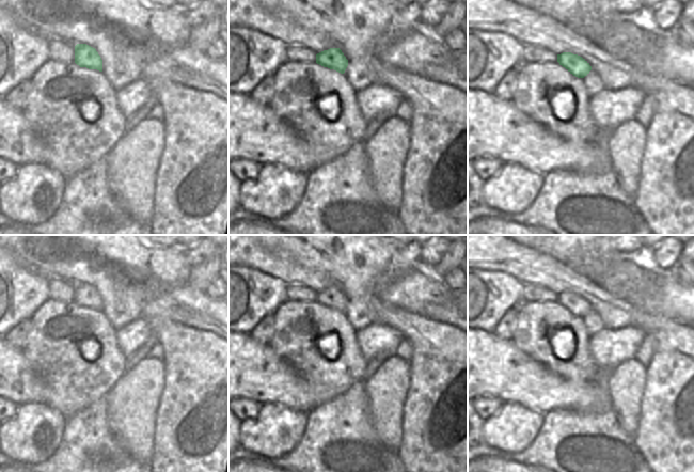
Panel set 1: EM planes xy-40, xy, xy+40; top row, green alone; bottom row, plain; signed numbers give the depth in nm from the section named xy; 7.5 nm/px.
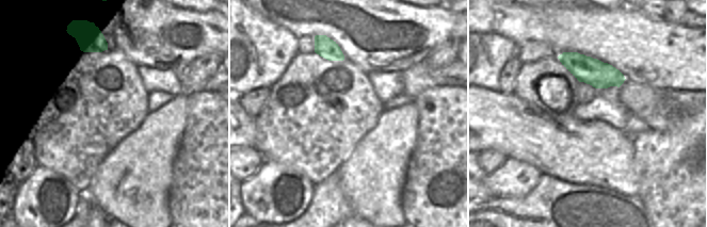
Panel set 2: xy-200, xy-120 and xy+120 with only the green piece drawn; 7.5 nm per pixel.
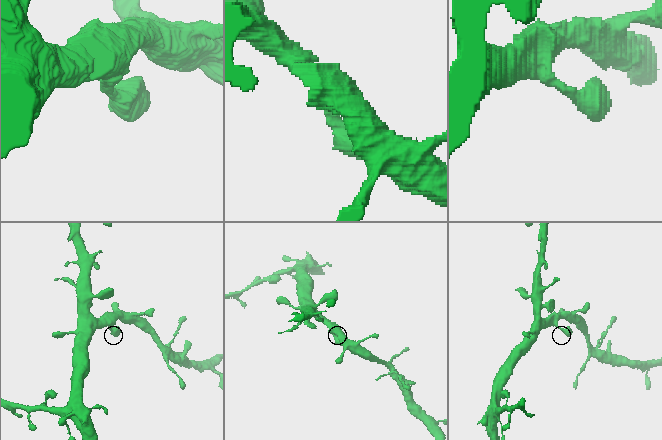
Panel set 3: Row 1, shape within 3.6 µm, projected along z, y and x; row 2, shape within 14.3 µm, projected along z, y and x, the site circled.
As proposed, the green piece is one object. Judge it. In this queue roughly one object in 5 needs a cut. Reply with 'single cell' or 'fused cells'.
single cell

